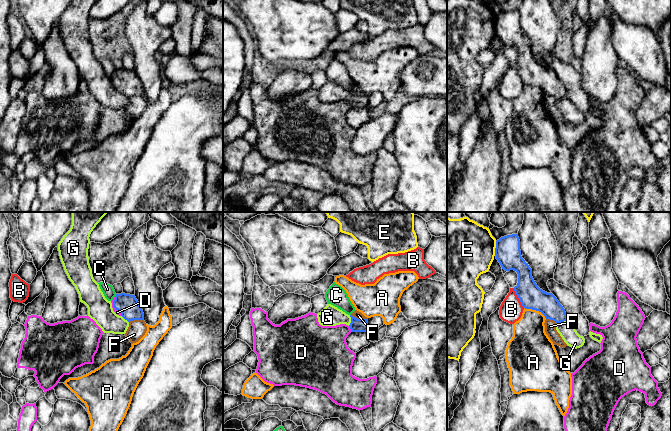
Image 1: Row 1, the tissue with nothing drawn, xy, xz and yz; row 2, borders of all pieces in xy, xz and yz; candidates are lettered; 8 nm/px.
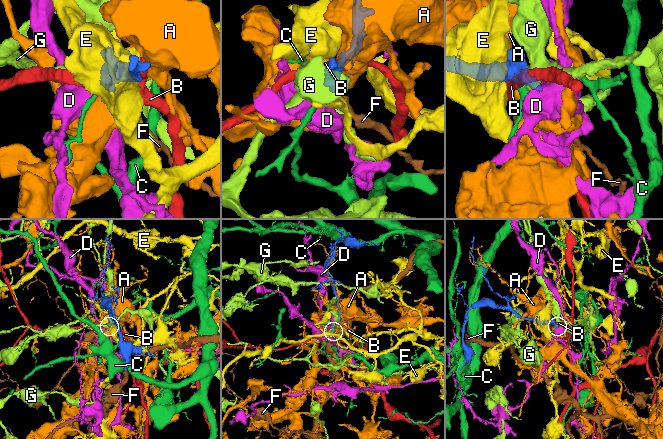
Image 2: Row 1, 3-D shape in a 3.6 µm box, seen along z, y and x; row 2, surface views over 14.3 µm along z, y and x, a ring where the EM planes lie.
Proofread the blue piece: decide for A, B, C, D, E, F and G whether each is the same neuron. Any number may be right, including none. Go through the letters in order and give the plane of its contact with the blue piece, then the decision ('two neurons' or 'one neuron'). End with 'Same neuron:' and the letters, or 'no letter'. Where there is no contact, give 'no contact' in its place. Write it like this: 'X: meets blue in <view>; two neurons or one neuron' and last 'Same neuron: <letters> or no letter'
A: meets blue in yz; two neurons
B: meets blue in yz; two neurons
C: meets blue in xy; two neurons
D: meets blue in xz; one neuron
E: meets blue in yz; two neurons
F: meets blue in xz; two neurons
G: meets blue in xz; two neurons
Same neuron: D

